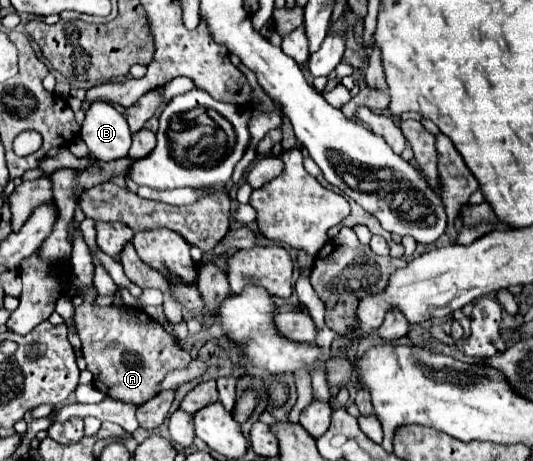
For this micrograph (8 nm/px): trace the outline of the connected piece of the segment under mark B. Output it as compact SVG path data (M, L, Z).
M94 101L88 107L80 135L90 155L100 161L126 157L132 143L132 133L124 115L106 101Z

